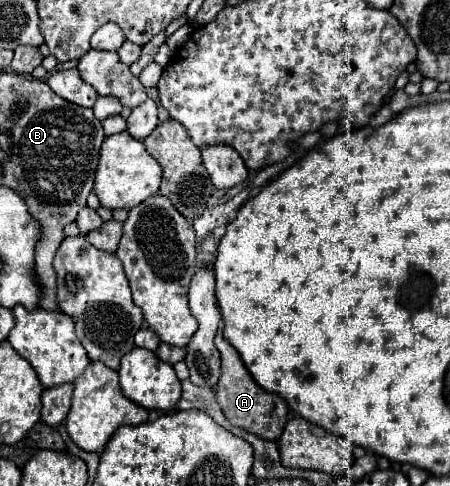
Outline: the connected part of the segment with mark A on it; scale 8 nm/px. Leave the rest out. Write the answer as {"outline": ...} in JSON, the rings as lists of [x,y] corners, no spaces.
{"outline":[[[221,329],[215,335],[215,345],[219,347],[219,353],[221,353],[221,377],[219,377],[219,383],[215,387],[215,399],[217,399],[219,407],[223,409],[225,417],[229,419],[229,423],[233,423],[233,425],[237,425],[253,435],[275,441],[281,435],[285,421],[287,421],[287,415],[289,415],[287,403],[281,397],[263,391],[255,383],[255,379],[249,375],[249,371],[241,363],[241,357],[237,355],[237,351],[223,337]]]}

